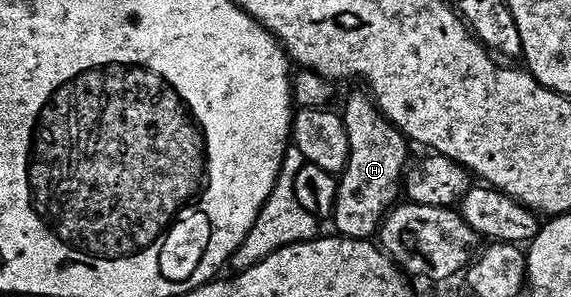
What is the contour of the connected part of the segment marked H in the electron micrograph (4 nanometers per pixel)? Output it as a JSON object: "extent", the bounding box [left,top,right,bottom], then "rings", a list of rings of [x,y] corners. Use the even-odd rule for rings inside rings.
{"extent":[330,93,409,239],"rings":[[[366,93],[363,94],[349,95],[341,109],[341,117],[349,136],[349,156],[335,184],[337,196],[330,221],[335,222],[336,235],[370,239],[378,231],[385,213],[400,197],[401,179],[409,162],[409,142],[381,113],[374,101]]]}

